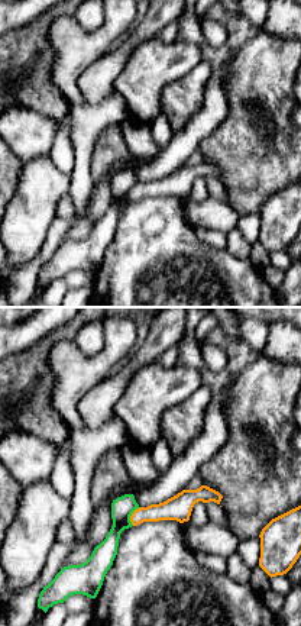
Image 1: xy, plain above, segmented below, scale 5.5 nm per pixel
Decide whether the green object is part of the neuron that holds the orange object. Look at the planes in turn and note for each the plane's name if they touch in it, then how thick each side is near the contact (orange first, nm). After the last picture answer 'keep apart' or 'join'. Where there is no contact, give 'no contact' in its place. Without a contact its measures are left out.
meets orange in xy; 130 nm thick on the orange side, 120 nm on the other

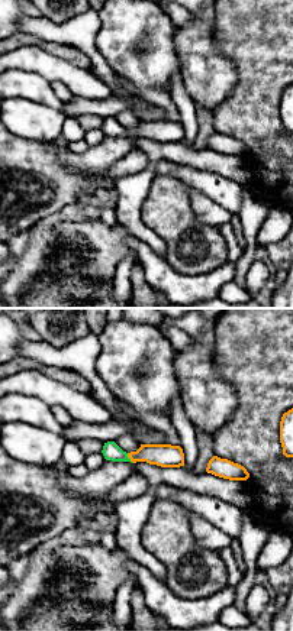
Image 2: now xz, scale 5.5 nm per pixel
meets orange in xz; 130 nm thick on the orange side, 100 nm on the other

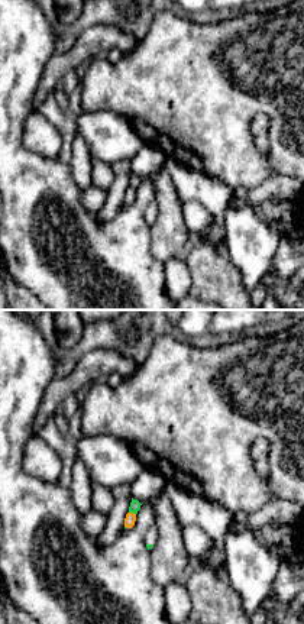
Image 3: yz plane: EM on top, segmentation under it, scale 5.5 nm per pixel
meets orange in yz; 60 nm thick on the orange side, 60 nm on the other

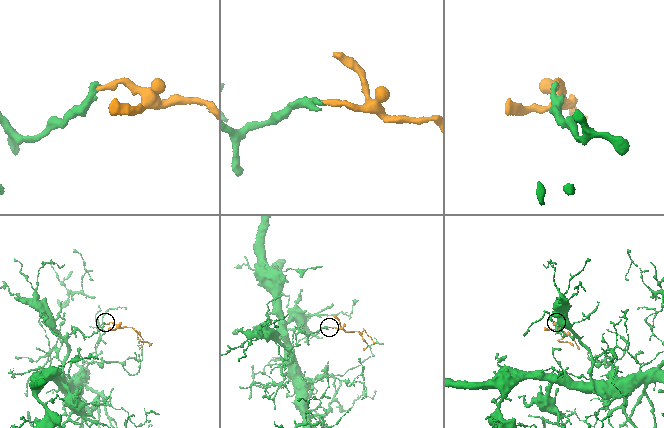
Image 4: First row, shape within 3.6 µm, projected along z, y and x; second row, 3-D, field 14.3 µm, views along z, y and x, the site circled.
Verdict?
join

